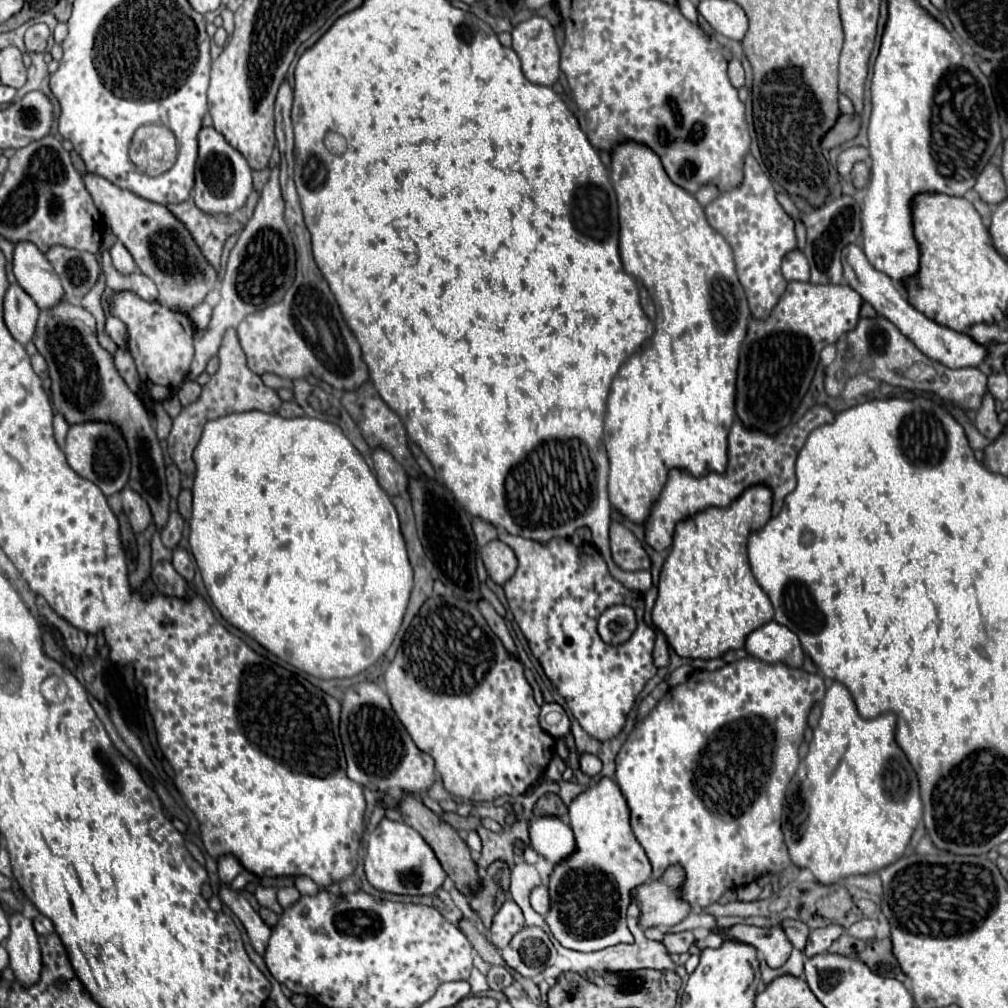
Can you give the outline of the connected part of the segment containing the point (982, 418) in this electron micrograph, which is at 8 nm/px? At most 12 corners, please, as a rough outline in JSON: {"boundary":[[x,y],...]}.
{"boundary":[[983,397],[975,427],[981,435],[993,439],[1003,425],[997,421],[995,399]]}

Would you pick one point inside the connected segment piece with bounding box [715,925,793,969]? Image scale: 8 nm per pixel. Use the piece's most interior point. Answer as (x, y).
(773, 944)

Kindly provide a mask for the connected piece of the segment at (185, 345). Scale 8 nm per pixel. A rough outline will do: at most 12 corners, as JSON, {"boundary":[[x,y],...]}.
{"boundary":[[127,291],[111,313],[155,401],[177,393],[193,359],[185,313]]}

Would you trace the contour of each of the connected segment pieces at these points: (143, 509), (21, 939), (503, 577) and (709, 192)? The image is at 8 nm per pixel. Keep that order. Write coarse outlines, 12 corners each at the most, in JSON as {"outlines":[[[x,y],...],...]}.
{"outlines":[[[131,487],[121,491],[123,513],[135,533],[151,523],[145,499]],[[9,917],[5,941],[9,967],[21,985],[41,975],[41,951],[33,923]],[[503,541],[481,549],[489,577],[503,585],[517,569],[513,549]],[[705,185],[695,199],[705,207],[719,197],[715,185]]]}

